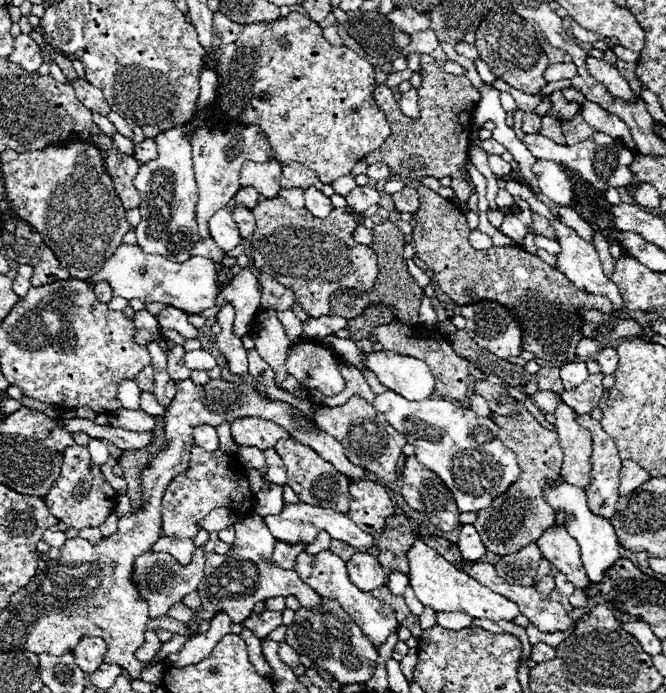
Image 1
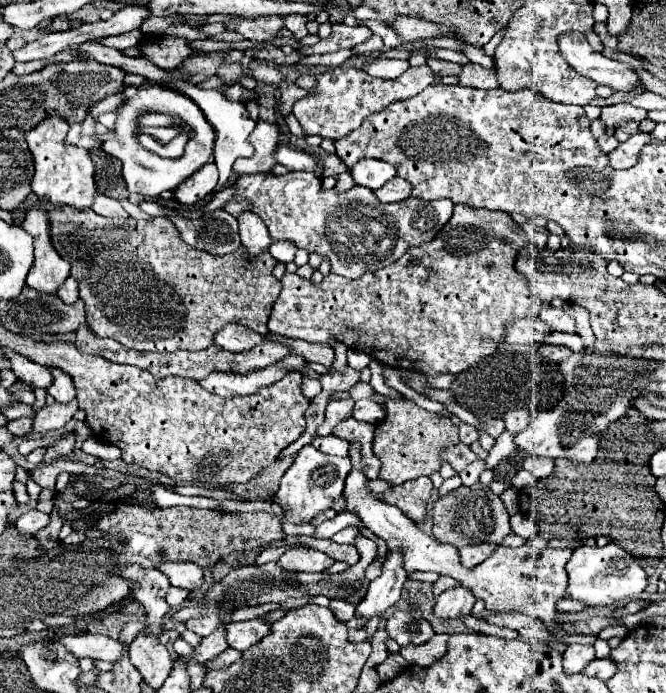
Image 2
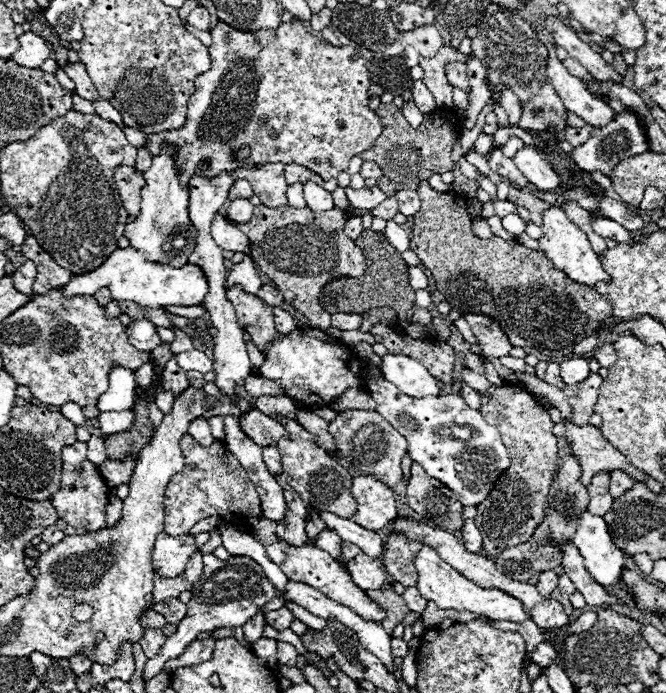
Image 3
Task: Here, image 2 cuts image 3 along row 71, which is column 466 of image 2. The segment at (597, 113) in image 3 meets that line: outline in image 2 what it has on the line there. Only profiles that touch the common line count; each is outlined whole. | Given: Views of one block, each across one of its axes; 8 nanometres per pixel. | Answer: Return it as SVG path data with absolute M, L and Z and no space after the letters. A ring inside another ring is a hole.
M486 542L486 544L476 544L476 546L464 546L464 548L460 548L458 552L460 552L462 564L464 564L466 568L472 568L472 566L484 562L494 550L496 550L496 544L488 544L488 542Z

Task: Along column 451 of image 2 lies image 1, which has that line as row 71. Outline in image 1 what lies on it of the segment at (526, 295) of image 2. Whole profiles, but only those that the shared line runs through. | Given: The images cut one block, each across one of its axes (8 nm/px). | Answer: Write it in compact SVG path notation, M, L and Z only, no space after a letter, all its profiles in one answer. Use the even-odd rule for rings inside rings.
M222 12L214 14L214 48L218 52L218 78L220 78L220 86L218 86L218 106L224 114L228 114L230 118L240 120L242 124L258 124L262 128L262 132L266 134L266 138L270 140L270 148L272 148L272 156L284 164L290 162L300 162L304 166L308 166L310 170L314 170L320 178L320 182L324 184L332 184L336 178L346 176L352 172L354 164L358 160L362 160L368 152L374 152L382 146L382 142L390 136L390 126L386 116L382 114L382 110L376 106L374 102L374 88L376 88L376 78L374 78L374 66L358 56L354 50L350 50L348 46L332 46L330 42L324 40L322 36L322 28L312 22L310 18L306 18L300 12L290 12L286 18L278 18L270 24L234 24L228 16L224 16Z

